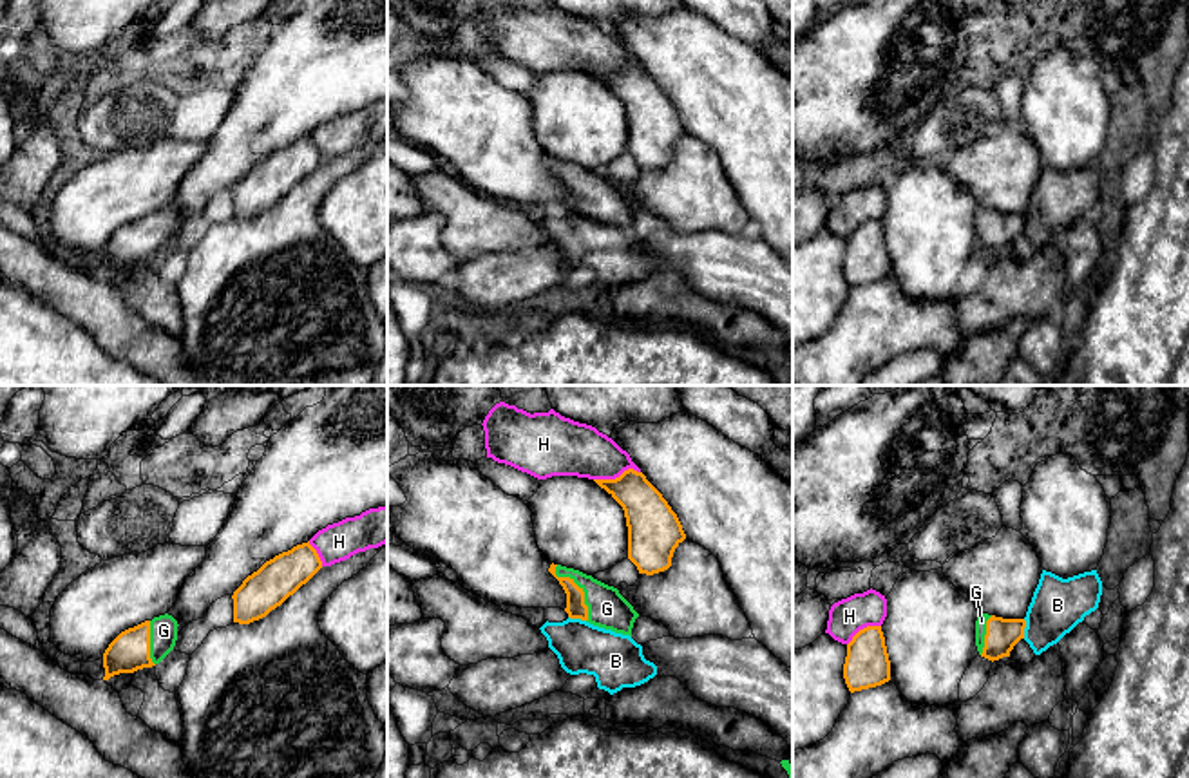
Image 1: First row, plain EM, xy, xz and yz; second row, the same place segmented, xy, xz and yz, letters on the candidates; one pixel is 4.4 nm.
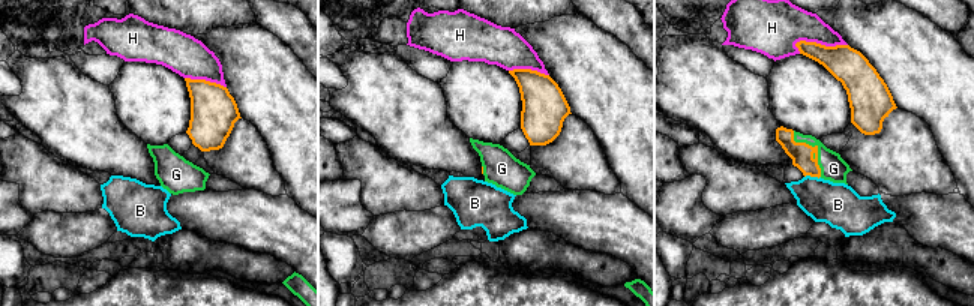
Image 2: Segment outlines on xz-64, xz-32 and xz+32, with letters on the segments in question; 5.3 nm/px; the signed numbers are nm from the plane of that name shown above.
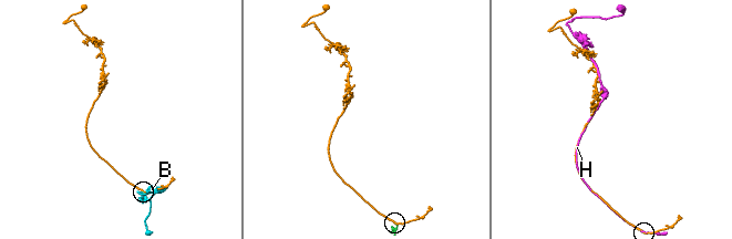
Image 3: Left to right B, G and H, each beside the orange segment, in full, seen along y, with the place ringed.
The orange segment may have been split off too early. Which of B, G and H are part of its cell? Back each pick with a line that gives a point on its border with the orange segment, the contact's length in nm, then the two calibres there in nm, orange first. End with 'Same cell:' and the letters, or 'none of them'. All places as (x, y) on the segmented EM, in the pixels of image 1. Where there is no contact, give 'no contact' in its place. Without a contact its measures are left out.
G: xz (580, 588) | 300 nm | 90/180 nm
Same cell: G

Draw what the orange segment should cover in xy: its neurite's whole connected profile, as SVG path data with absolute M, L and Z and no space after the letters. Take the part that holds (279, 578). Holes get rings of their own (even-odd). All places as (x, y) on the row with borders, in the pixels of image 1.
M309 541L266 561L233 592L233 622L250 624L266 617L320 568L322 561Z

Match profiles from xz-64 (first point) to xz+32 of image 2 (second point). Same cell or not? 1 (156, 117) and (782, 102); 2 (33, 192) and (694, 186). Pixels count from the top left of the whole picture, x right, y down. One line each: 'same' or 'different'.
1: same
2: different

